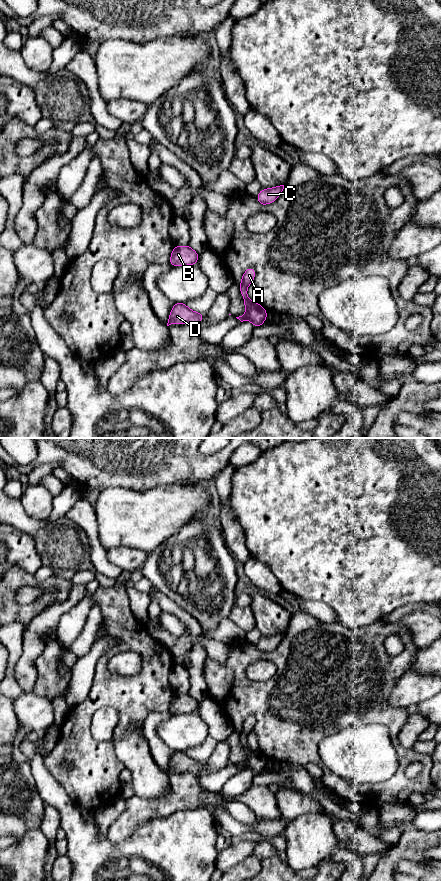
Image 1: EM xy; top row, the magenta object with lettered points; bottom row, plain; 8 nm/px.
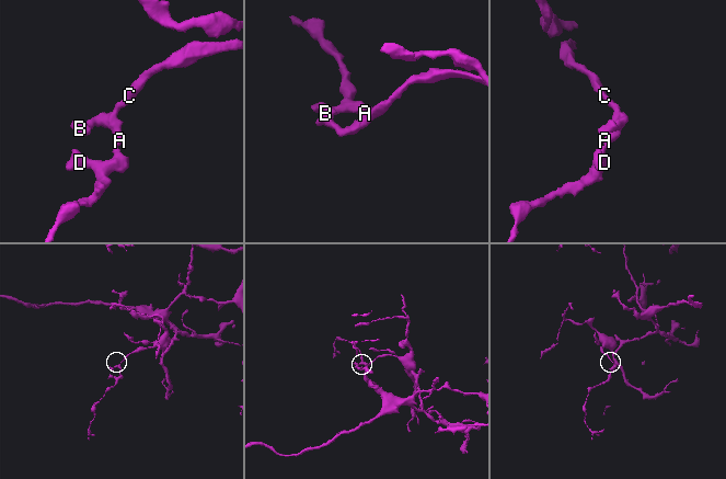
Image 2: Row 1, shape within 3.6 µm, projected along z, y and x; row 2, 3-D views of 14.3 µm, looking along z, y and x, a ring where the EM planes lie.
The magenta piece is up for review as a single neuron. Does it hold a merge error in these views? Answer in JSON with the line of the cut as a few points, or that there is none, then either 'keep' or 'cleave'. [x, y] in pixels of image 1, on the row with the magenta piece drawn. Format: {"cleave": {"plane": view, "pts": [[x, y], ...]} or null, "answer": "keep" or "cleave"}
{"cleave": null, "answer": "keep"}

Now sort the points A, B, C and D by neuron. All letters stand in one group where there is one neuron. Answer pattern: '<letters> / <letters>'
A B C D

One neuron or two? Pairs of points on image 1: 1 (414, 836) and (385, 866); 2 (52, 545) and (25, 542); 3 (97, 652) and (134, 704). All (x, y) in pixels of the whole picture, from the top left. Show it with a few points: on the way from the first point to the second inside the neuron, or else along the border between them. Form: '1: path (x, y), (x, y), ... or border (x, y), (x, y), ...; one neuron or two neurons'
1: path (407, 843), (391, 859); one neuron
2: border (17, 528), (33, 538), (35, 550), (42, 564); two neurons
3: border (111, 636), (115, 643), (95, 662), (93, 678); two neurons

